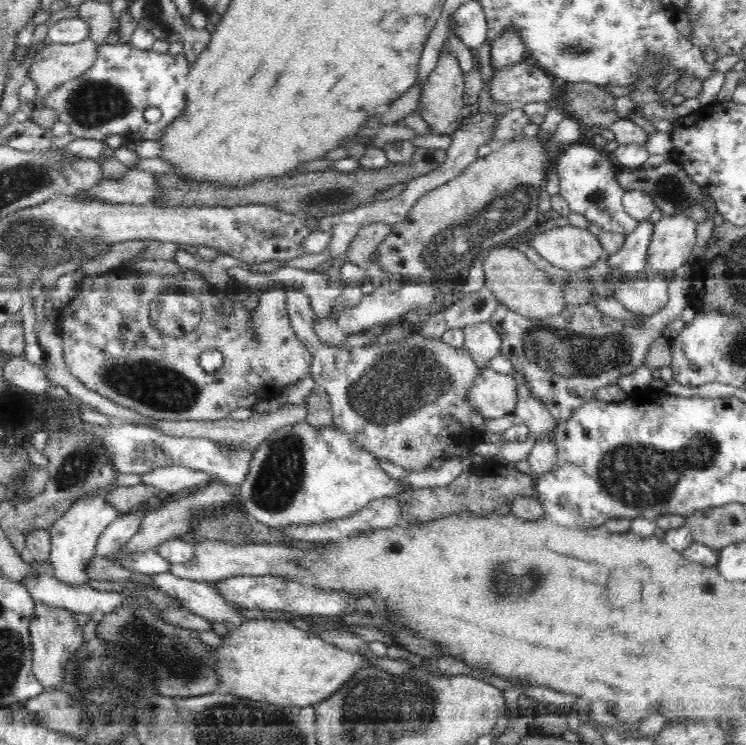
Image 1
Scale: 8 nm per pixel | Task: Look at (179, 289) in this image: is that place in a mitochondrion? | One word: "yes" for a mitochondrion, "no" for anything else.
no

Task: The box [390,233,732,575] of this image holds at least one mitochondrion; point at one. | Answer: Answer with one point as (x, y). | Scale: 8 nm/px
(636, 476)

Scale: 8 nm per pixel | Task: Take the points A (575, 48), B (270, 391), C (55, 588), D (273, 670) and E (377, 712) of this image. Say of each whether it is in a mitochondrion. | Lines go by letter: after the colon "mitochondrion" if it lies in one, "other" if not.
A: mitochondrion
B: other
C: other
D: other
E: mitochondrion

